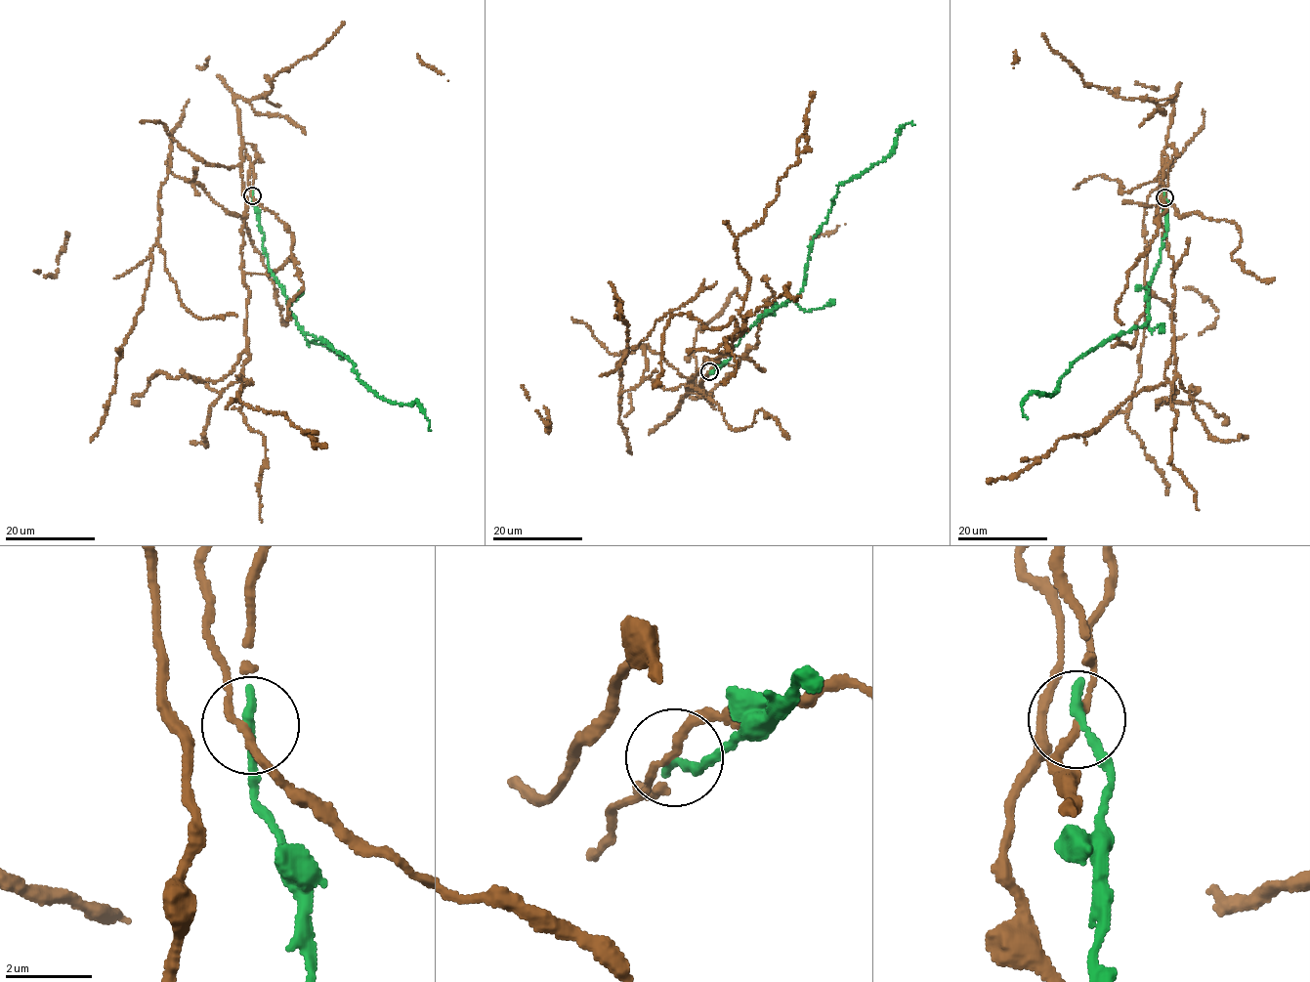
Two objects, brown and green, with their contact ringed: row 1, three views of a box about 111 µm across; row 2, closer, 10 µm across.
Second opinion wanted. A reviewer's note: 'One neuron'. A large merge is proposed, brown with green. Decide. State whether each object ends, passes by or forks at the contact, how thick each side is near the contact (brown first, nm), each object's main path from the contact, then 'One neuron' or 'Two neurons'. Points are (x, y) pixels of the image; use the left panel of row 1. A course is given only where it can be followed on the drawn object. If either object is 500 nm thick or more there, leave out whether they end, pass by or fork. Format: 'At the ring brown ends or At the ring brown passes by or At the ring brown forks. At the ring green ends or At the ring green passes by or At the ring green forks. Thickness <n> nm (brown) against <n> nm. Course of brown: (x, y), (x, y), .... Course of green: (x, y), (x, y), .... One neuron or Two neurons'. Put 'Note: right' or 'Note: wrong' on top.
Note: right
At the ring brown passes by. At the ring green ends. Thickness 160 nm (brown) against 260 nm. Course of brown: (252, 196), (242, 149), (249, 358), (239, 376), (252, 382), (238, 400), (285, 413), (327, 447). Course of green: (252, 196), (267, 264), (300, 328), (347, 357), (375, 395), (400, 404), (417, 402), (430, 430). One neuron

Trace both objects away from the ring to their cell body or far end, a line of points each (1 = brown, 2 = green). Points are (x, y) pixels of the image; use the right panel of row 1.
1: (1164, 197), (1163, 154), (1157, 214), (1173, 261), (1175, 378), (987, 481)
2: (1164, 197), (1166, 230), (1148, 286), (1149, 320), (1085, 353), (1052, 395), (1032, 392), (1021, 406), (1028, 418)

